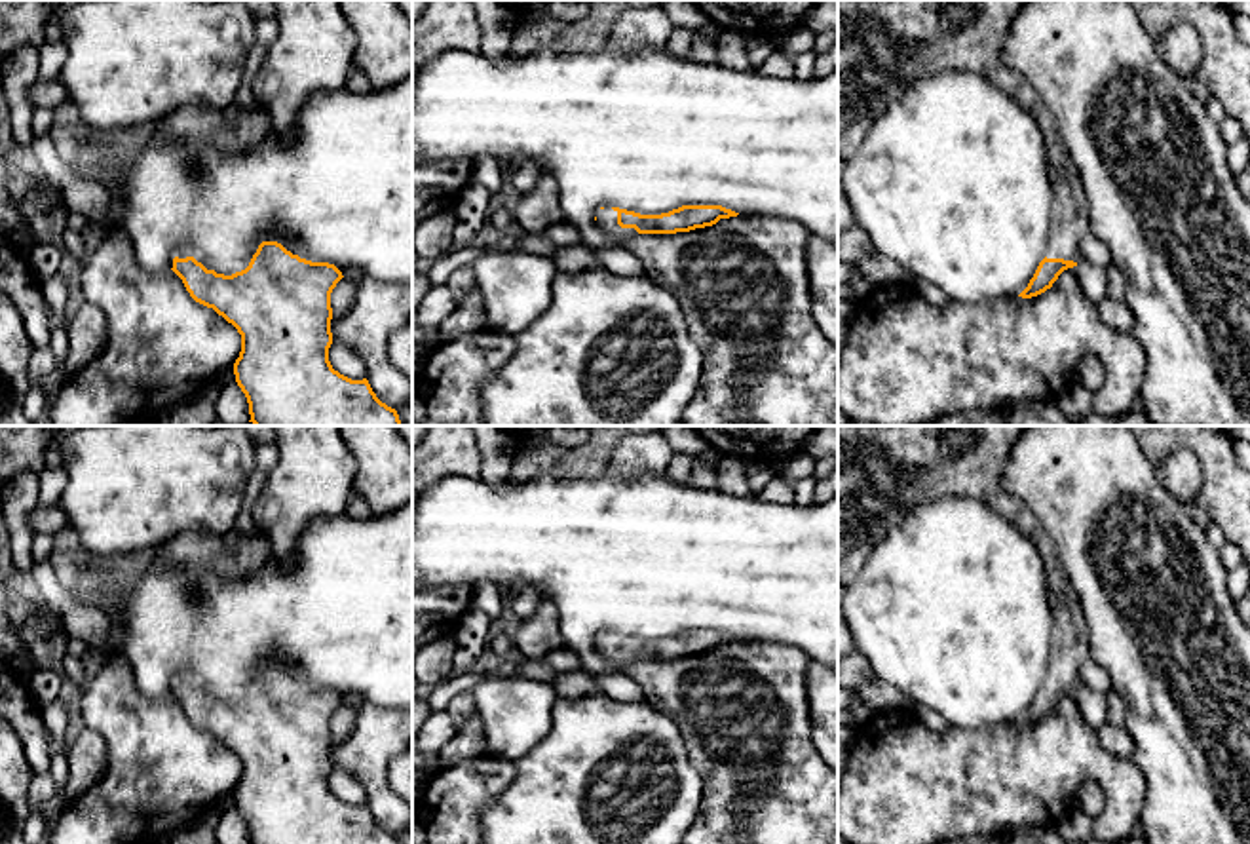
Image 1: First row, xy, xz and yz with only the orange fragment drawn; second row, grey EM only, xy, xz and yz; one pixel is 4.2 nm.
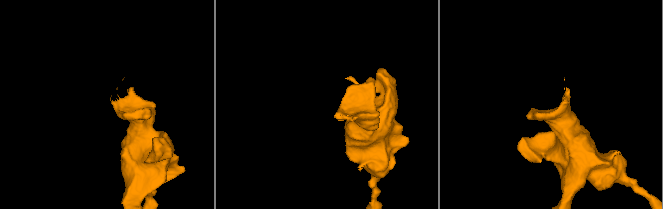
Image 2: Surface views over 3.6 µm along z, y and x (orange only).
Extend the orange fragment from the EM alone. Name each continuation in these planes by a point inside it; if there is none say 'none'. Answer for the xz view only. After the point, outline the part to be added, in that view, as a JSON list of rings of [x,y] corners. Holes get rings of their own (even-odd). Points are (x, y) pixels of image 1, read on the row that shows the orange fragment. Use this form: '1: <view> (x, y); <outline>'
1: xz (606, 219); [[[604,207],[597,211],[597,226],[606,234],[608,241],[623,243],[627,238],[636,236],[634,228],[621,228],[617,224],[617,211]]]

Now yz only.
1: yz (1070, 211); [[[1037,101],[1030,112],[1043,133],[1054,188],[1051,240],[1045,257],[1079,264],[1079,240],[1089,232],[1089,203],[1081,177],[1049,108]]]

